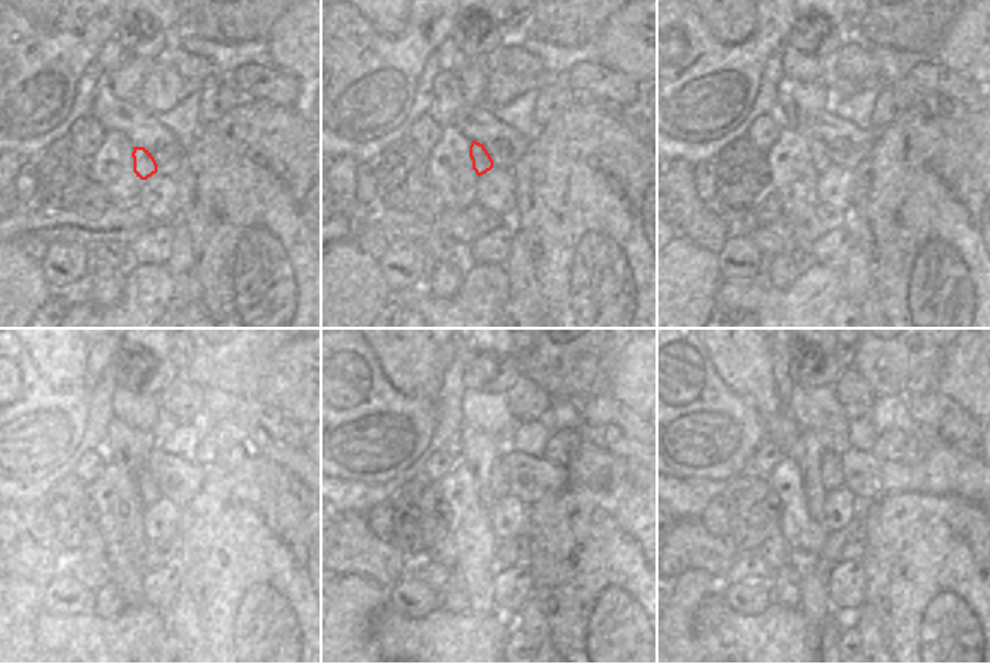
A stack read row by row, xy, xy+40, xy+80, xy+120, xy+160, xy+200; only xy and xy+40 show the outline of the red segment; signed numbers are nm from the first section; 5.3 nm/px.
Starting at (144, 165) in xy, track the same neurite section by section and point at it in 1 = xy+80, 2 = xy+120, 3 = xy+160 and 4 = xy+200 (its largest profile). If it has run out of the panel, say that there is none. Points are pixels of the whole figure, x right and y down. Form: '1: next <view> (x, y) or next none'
1: next xy+80 (819, 152)
2: next xy+120 (149, 490)
3: next xy+160 (497, 481)
4: next xy+200 (831, 474)

